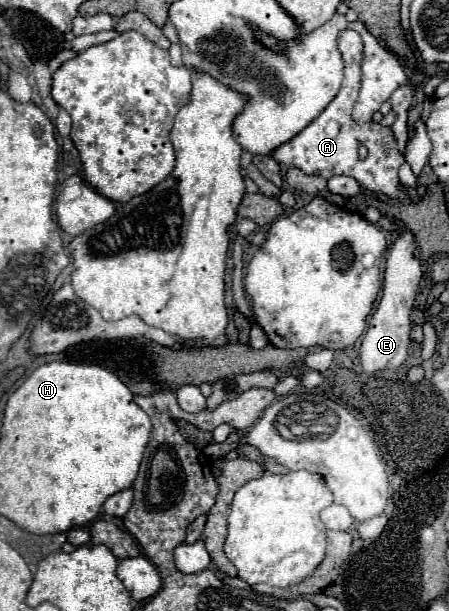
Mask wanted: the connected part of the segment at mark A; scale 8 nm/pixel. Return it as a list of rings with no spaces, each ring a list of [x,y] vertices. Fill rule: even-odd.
[[[344,29],[338,37],[338,47],[340,47],[342,59],[346,63],[340,93],[330,101],[330,105],[308,127],[304,127],[290,141],[276,147],[272,151],[272,157],[278,163],[298,167],[304,173],[322,175],[326,179],[330,179],[334,175],[348,175],[348,177],[354,177],[362,187],[366,187],[370,191],[378,191],[392,199],[400,199],[400,197],[404,197],[404,187],[398,179],[398,169],[404,163],[404,155],[400,151],[396,151],[396,139],[392,135],[392,129],[382,127],[380,123],[358,125],[352,119],[352,107],[358,99],[362,78],[362,39],[356,31]],[[358,145],[364,145],[368,149],[366,159],[358,159]]]

